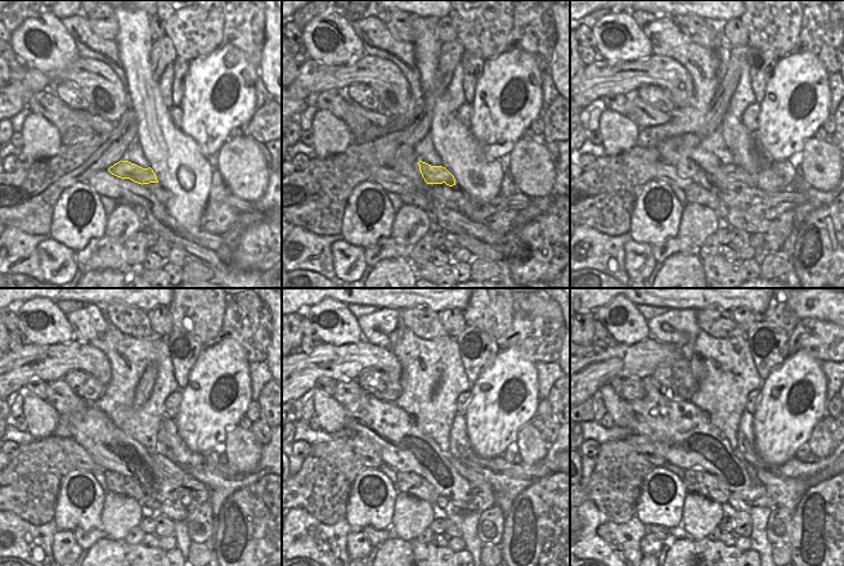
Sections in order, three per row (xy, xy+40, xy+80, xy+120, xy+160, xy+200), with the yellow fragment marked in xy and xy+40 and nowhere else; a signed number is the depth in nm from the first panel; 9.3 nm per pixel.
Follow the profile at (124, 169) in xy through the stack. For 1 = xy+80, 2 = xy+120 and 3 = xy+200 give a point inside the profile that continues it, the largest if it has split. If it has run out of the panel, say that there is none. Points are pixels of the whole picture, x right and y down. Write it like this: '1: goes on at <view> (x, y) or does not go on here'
1: goes on at xy+80 (739, 174)
2: goes on at xy+120 (169, 468)
3: goes on at xy+200 (786, 492)

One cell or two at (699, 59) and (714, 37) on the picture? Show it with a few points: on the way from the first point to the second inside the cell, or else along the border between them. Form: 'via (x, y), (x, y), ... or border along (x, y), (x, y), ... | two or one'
border along (681, 32), (692, 41), (718, 52) | two

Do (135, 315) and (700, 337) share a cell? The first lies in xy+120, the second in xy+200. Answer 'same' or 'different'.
different

